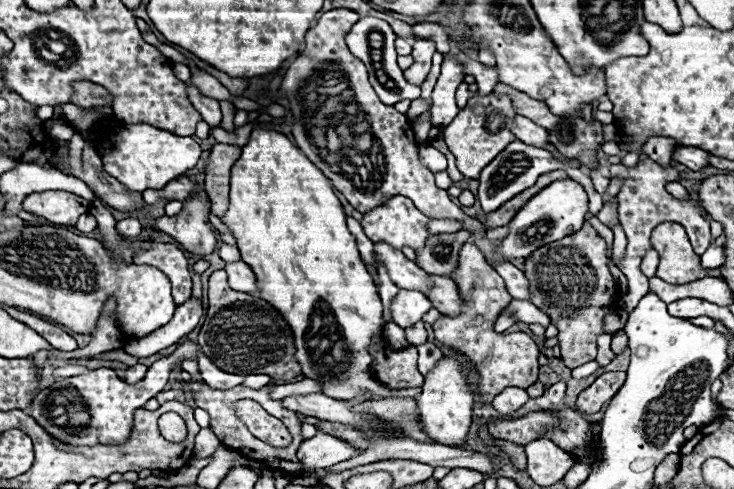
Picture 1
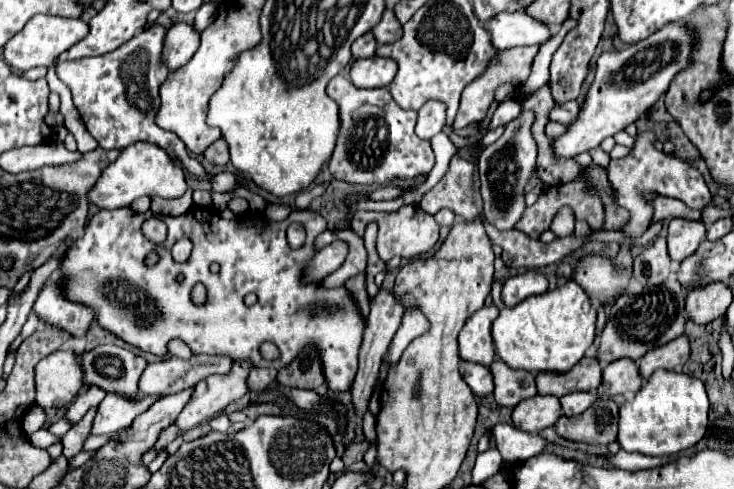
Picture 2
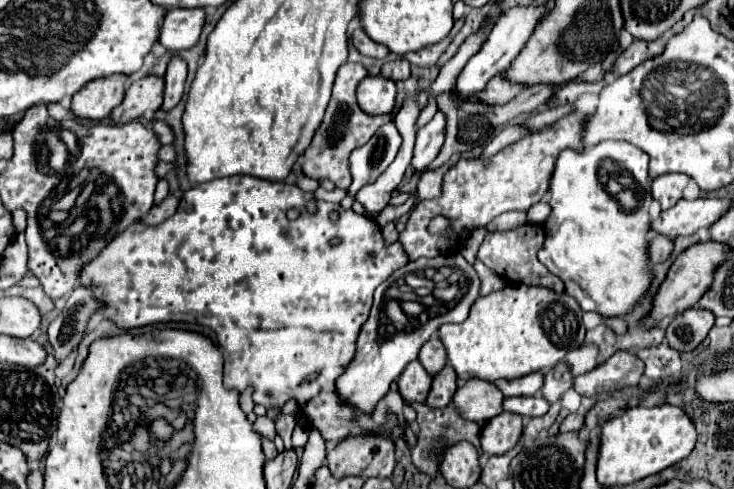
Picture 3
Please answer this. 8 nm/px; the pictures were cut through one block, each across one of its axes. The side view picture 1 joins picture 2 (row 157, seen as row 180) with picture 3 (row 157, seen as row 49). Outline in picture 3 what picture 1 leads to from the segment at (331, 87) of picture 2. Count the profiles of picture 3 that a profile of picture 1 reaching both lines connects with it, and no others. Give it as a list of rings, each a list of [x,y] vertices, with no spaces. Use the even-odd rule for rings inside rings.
[[[346,62],[338,72],[336,72],[336,80],[334,80],[334,90],[332,90],[332,100],[328,104],[326,116],[324,116],[324,124],[320,128],[320,132],[316,132],[312,144],[308,146],[308,152],[304,152],[304,174],[308,178],[314,180],[322,180],[328,178],[336,184],[336,188],[348,188],[350,184],[350,176],[348,176],[348,156],[354,148],[366,144],[372,134],[386,124],[388,120],[378,120],[374,116],[368,116],[360,110],[358,102],[356,102],[356,86],[368,76],[366,68],[362,64],[352,64]]]

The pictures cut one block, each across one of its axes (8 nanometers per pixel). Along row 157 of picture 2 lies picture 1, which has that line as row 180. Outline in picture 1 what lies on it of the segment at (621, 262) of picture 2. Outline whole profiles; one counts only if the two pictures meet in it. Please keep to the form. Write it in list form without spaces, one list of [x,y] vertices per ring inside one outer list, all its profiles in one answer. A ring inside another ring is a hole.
[[[650,158],[644,162],[638,162],[636,168],[626,168],[622,164],[614,164],[610,166],[610,176],[624,176],[624,184],[618,192],[618,216],[620,216],[620,224],[628,236],[628,248],[626,248],[626,258],[622,260],[622,264],[618,266],[626,278],[628,278],[628,294],[620,298],[620,308],[630,312],[636,308],[636,302],[650,290],[648,288],[648,278],[638,270],[640,262],[644,258],[644,254],[650,250],[650,234],[658,224],[664,222],[676,222],[680,226],[686,228],[688,238],[692,242],[692,248],[696,254],[704,254],[706,248],[710,246],[712,238],[710,238],[710,222],[702,216],[700,206],[696,202],[692,202],[690,198],[680,202],[674,196],[670,196],[664,188],[666,182],[674,182],[678,180],[678,170],[668,166],[668,168],[660,168],[656,162],[652,162]]]

